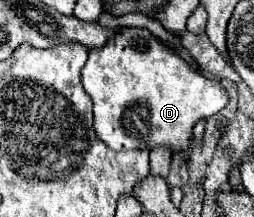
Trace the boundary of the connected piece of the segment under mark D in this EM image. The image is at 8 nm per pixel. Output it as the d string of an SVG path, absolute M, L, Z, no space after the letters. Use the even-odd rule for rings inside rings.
M122 28L102 48L90 50L88 62L82 68L82 84L94 102L94 128L102 142L112 150L154 150L158 146L170 148L174 154L188 154L192 148L192 128L200 120L218 114L226 104L226 92L194 72L182 58L162 46L148 30Z

